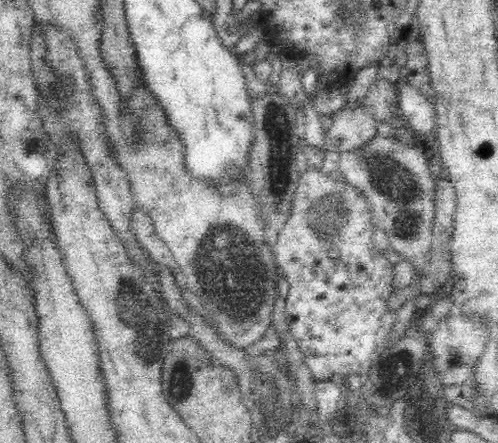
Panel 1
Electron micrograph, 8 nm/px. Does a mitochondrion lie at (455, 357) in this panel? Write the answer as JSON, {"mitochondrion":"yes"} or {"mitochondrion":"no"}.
{"mitochondrion":"yes"}

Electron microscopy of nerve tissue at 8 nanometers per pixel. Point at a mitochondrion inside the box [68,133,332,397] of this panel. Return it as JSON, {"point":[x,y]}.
{"point":[228,265]}

